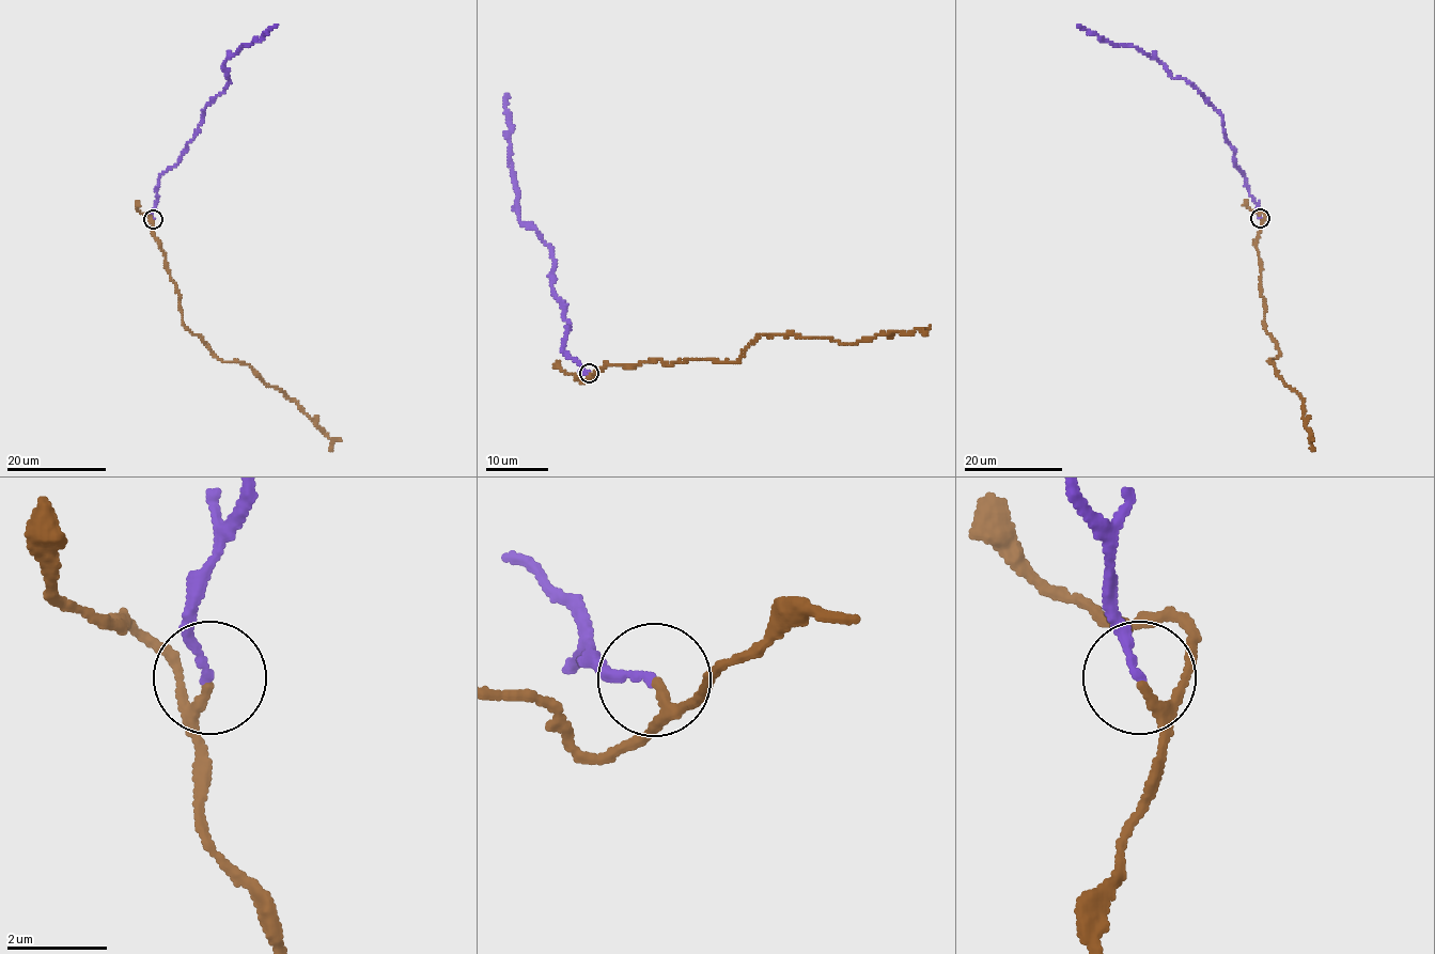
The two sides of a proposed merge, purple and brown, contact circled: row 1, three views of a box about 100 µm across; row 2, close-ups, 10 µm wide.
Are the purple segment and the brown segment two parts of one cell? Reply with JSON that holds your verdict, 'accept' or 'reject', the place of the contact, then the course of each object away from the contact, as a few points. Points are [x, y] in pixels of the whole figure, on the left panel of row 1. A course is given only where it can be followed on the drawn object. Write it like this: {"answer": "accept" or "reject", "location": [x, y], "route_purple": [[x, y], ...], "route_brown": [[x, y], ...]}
{"answer": "reject", "location": [153, 219], "route_purple": [[153, 219], [160, 174], [180, 161], [205, 108], [229, 81], [225, 60], [276, 24]], "route_brown": [[153, 220], [183, 324], [222, 362], [249, 364], [281, 389], [330, 439], [332, 451]]}

